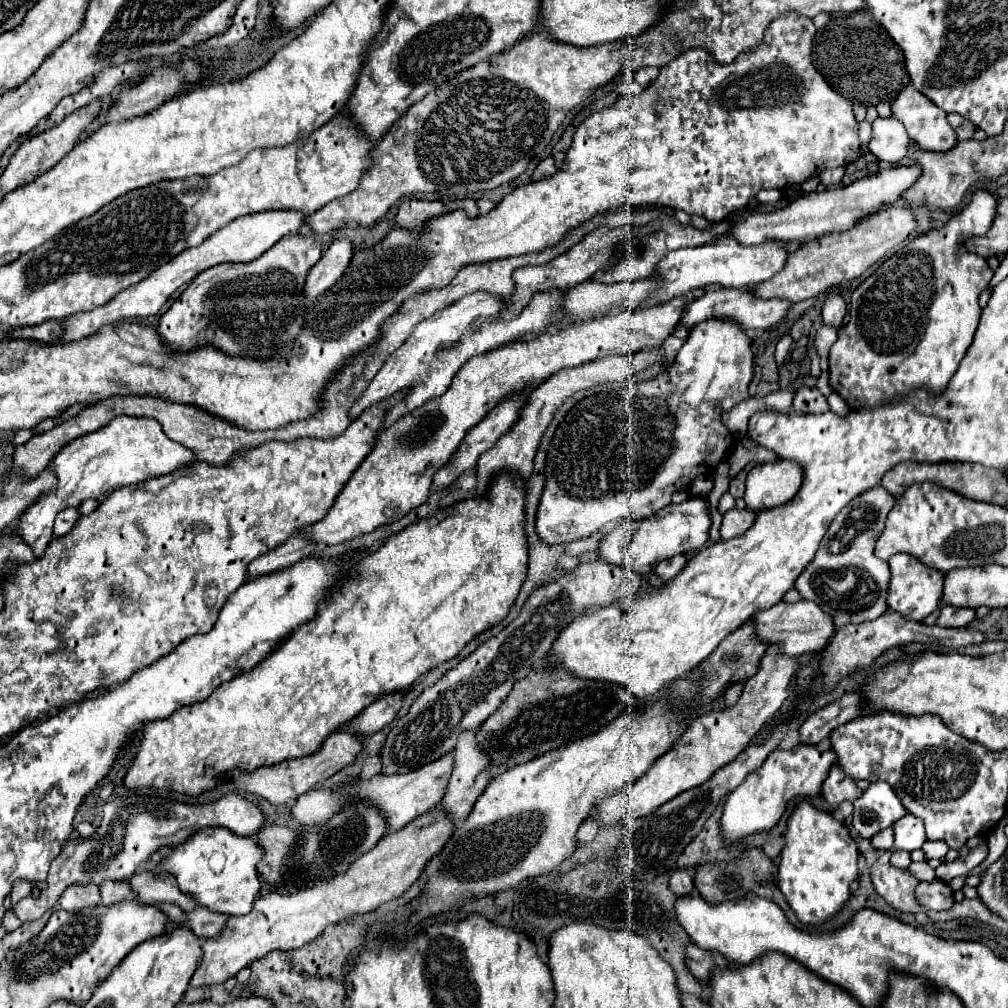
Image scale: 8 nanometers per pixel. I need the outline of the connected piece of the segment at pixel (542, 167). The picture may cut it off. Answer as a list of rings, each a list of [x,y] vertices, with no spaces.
[[[548,156],[548,158],[544,158],[536,168],[534,168],[534,172],[532,172],[532,180],[542,180],[542,178],[548,178],[548,176],[552,176],[556,172],[556,166],[554,166],[554,158],[552,156]]]

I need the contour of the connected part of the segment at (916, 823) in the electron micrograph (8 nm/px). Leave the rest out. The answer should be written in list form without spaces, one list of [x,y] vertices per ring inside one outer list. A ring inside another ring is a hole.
[[[912,814],[902,816],[902,820],[896,820],[892,828],[894,828],[894,848],[896,850],[912,852],[912,850],[922,848],[922,844],[926,842],[924,824],[920,818]]]

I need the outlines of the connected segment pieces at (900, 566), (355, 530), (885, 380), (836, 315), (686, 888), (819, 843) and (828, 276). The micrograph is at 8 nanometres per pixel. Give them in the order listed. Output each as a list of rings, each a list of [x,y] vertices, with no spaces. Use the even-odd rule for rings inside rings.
[[[900,552],[890,558],[890,592],[888,592],[888,608],[894,612],[900,612],[908,620],[924,620],[928,614],[932,614],[942,604],[942,592],[944,592],[944,572],[938,572],[926,564],[922,564],[912,554]]]
[[[678,296],[664,304],[608,314],[590,322],[568,324],[566,328],[554,330],[552,334],[542,332],[534,338],[528,338],[526,342],[510,342],[502,348],[496,348],[494,352],[470,358],[442,396],[428,400],[422,408],[414,408],[414,412],[408,412],[390,428],[380,432],[374,450],[352,474],[344,490],[338,494],[334,506],[328,510],[326,518],[310,528],[300,530],[300,534],[314,542],[340,544],[374,532],[388,522],[400,520],[412,508],[428,500],[432,472],[452,456],[466,432],[478,424],[496,404],[508,400],[516,392],[536,388],[564,368],[660,346],[678,328],[686,304],[688,298]]]
[[[978,190],[972,194],[972,202],[962,210],[962,214],[956,214],[948,224],[944,224],[942,228],[936,228],[936,230],[930,230],[928,234],[922,234],[922,236],[916,236],[912,238],[904,248],[900,248],[892,258],[888,258],[884,264],[880,264],[874,274],[870,278],[866,278],[852,294],[852,302],[850,302],[850,322],[848,326],[840,328],[838,330],[838,340],[832,344],[830,348],[830,386],[834,392],[838,392],[852,410],[858,410],[860,408],[866,408],[866,406],[876,406],[880,402],[888,402],[888,400],[896,400],[908,392],[912,392],[914,388],[920,388],[924,386],[926,390],[932,390],[932,392],[940,392],[946,388],[946,384],[950,382],[950,378],[954,376],[958,364],[962,362],[962,358],[966,356],[972,340],[974,340],[974,334],[976,334],[976,328],[978,328],[978,320],[980,320],[980,294],[988,288],[990,284],[990,278],[994,276],[994,272],[990,270],[986,258],[982,256],[976,256],[972,252],[968,252],[964,248],[964,242],[972,236],[982,236],[990,230],[992,226],[992,220],[994,220],[994,214],[996,214],[996,198],[984,190]]]
[[[832,294],[826,298],[826,304],[822,308],[824,324],[832,324],[836,328],[842,326],[842,318],[846,314],[846,300],[840,294]]]
[[[678,868],[672,870],[670,874],[670,882],[668,888],[676,894],[676,896],[684,896],[684,894],[692,894],[694,892],[694,880],[692,880],[692,872]]]
[[[802,800],[788,818],[784,840],[776,884],[786,902],[804,924],[820,924],[832,918],[848,900],[850,884],[858,878],[858,846],[848,828],[830,812]]]
[[[888,208],[870,220],[864,220],[862,224],[854,226],[846,232],[830,232],[820,238],[814,238],[806,244],[802,244],[800,250],[790,254],[786,266],[770,280],[754,286],[752,290],[756,296],[766,298],[788,298],[790,302],[800,302],[812,296],[818,296],[820,292],[826,292],[842,282],[854,280],[862,276],[872,264],[876,264],[890,248],[904,242],[916,232],[916,214],[910,208]]]

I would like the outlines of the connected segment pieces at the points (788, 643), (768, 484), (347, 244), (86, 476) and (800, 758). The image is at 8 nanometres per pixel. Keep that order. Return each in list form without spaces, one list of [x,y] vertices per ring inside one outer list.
[[[800,600],[796,604],[786,604],[786,602],[778,602],[776,606],[756,612],[754,614],[754,622],[758,628],[758,636],[766,642],[776,642],[780,644],[780,648],[788,654],[788,656],[802,656],[802,654],[814,654],[820,652],[828,640],[834,634],[834,622],[830,620],[830,616],[826,616],[826,612],[822,612],[818,608],[818,604],[808,602],[808,600]]]
[[[776,458],[776,462],[756,464],[746,476],[746,506],[766,510],[792,500],[804,480],[804,468],[794,460]]]
[[[334,240],[330,248],[322,254],[322,258],[310,268],[304,282],[304,296],[318,298],[322,292],[326,292],[326,288],[330,288],[330,284],[336,284],[342,272],[350,266],[352,252],[354,246],[350,240]]]
[[[118,416],[108,426],[74,438],[66,444],[66,448],[56,454],[56,458],[52,458],[48,468],[58,478],[56,488],[52,488],[50,492],[42,492],[40,498],[22,512],[12,532],[18,534],[22,542],[34,550],[36,558],[40,558],[48,542],[52,540],[52,524],[58,512],[74,508],[86,498],[102,500],[104,494],[110,494],[116,488],[136,486],[146,478],[174,472],[180,464],[190,462],[192,458],[196,458],[194,452],[170,440],[156,420]]]
[[[798,744],[790,750],[776,748],[774,752],[770,752],[764,764],[758,770],[750,772],[750,776],[746,776],[746,780],[730,792],[722,816],[724,842],[732,844],[740,842],[744,836],[752,832],[772,830],[780,816],[784,814],[788,800],[796,796],[816,796],[820,792],[834,760],[836,760],[834,750],[820,752],[812,744]]]

